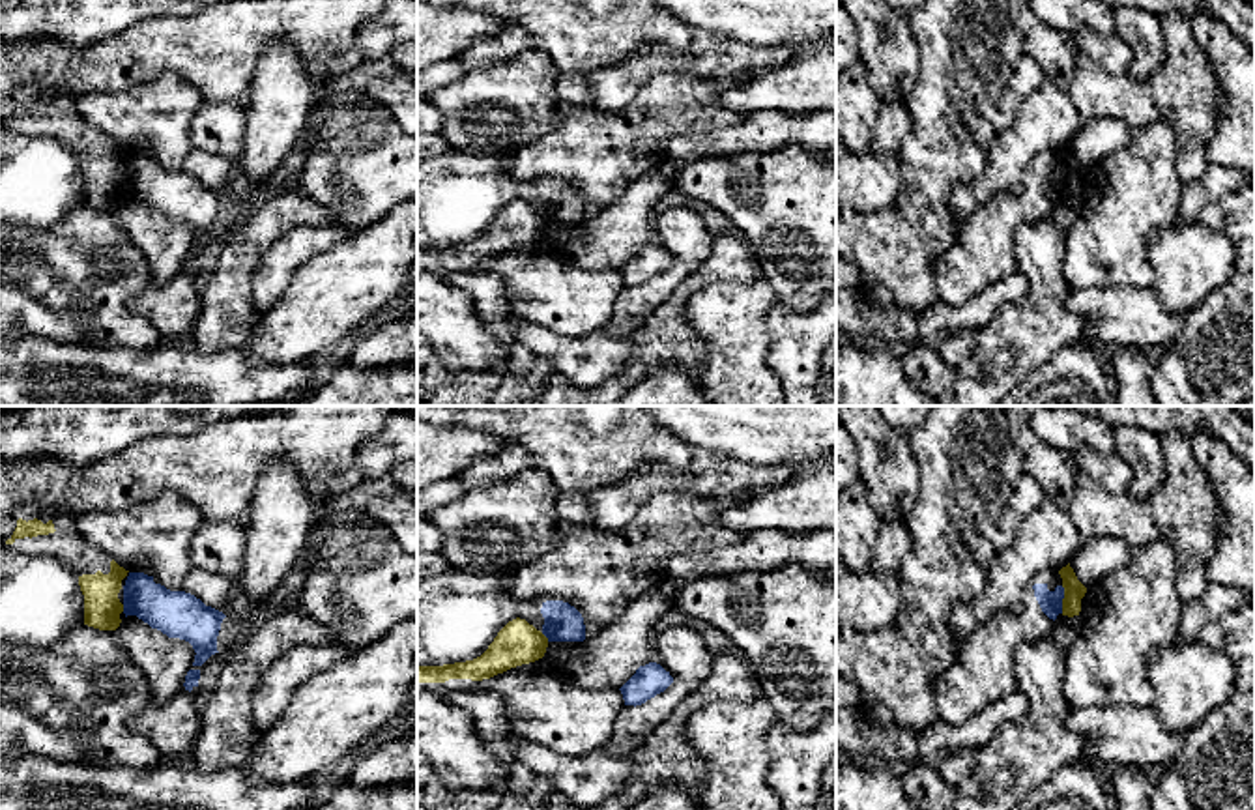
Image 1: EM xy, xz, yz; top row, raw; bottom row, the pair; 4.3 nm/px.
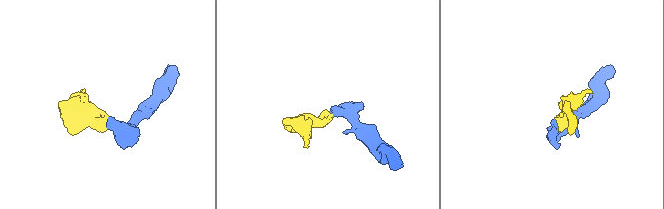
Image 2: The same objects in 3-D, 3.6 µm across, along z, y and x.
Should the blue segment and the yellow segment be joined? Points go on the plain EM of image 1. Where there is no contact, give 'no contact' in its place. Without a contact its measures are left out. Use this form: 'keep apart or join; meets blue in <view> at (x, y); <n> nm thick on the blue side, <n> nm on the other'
keep apart; meets blue in yz at (1063, 178); 100 nm thick on the blue side, 90 nm on the other

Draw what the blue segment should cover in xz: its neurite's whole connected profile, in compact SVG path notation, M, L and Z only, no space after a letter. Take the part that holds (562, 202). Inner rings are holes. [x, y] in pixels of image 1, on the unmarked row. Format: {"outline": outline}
{"outline": "M454 150L434 159L417 159L417 247L443 247L481 238L498 213L512 200L526 200L548 223L584 223L582 195L554 178L518 181L512 176L512 157L475 155Z"}

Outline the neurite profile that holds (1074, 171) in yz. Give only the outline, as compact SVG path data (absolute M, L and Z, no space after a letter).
M1070 144L1059 152L1064 168L1062 196L1074 198L1081 193L1081 180L1087 168L1077 161Z

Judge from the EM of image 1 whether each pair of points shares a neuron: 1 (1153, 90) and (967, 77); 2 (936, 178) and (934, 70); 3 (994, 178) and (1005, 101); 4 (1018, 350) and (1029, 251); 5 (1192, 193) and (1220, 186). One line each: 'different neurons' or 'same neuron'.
1: different neurons
2: same neuron
3: different neurons
4: same neuron
5: same neuron

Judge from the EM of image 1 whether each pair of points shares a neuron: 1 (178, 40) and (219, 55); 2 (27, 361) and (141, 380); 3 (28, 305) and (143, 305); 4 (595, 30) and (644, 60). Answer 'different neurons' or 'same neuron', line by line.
1: same neuron
2: same neuron
3: different neurons
4: different neurons

